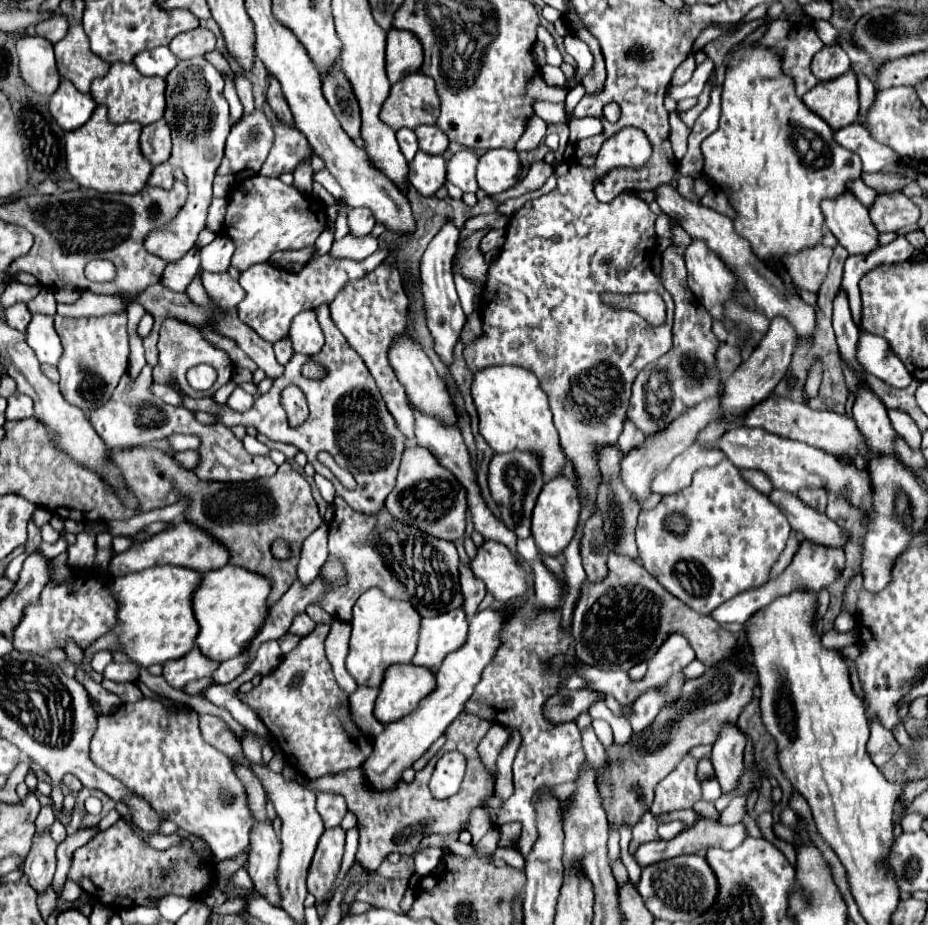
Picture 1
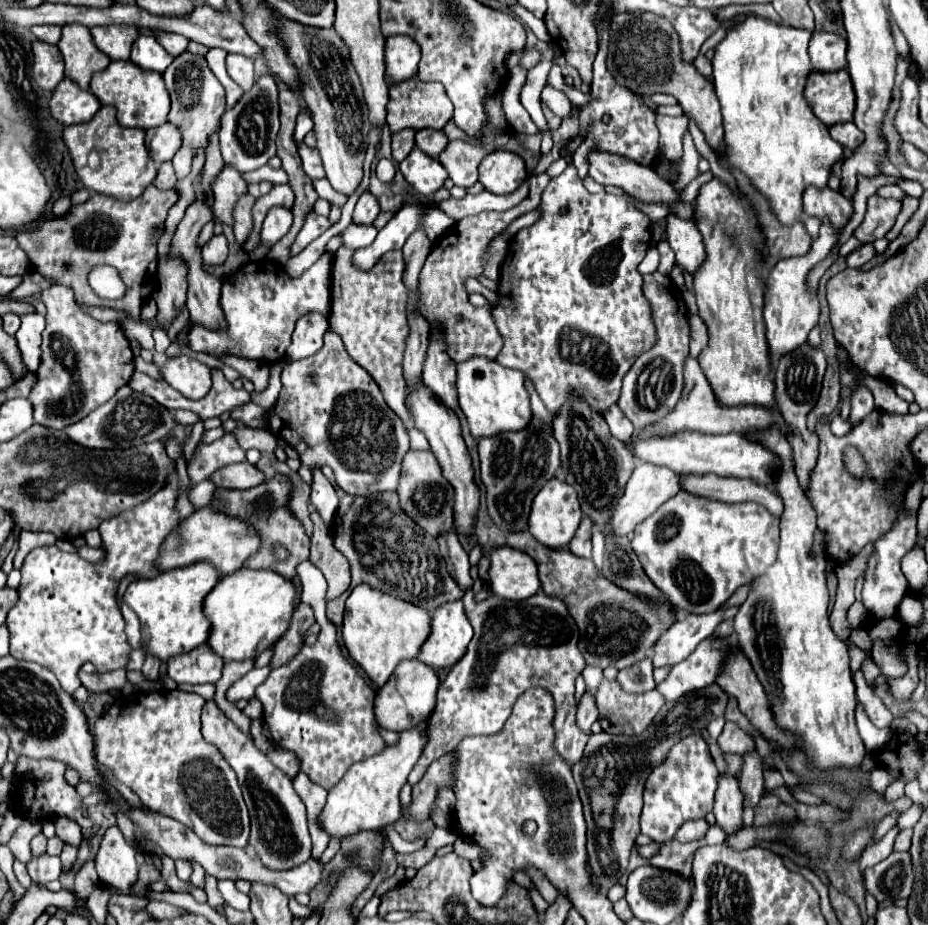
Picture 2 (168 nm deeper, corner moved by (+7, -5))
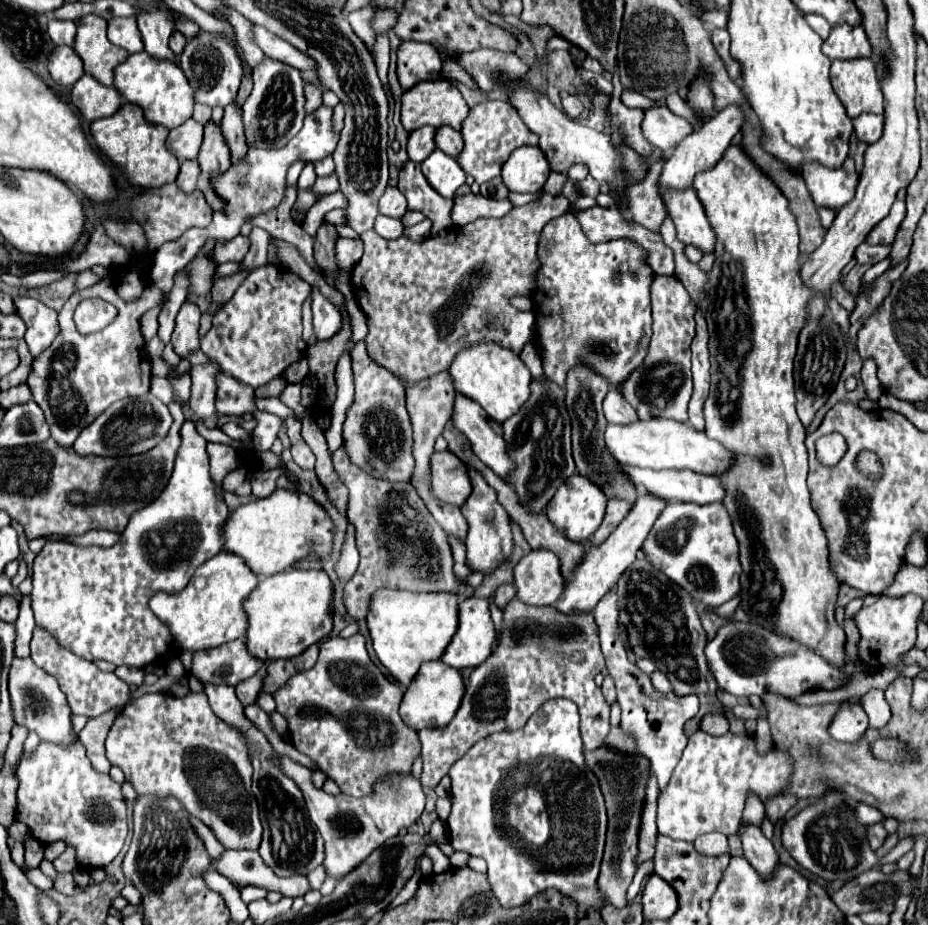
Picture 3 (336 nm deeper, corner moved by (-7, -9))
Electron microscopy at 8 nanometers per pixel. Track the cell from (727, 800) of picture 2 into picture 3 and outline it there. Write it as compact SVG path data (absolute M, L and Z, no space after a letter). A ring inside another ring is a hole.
M742 823L742 851L744 857L750 861L750 865L762 875L768 877L768 873L774 871L774 867L778 865L778 855L772 847L772 843L764 837L762 829L758 825L744 825Z

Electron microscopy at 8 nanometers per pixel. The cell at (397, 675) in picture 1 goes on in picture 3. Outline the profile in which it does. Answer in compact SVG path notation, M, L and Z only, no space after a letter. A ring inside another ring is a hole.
M440 661L424 663L402 697L400 717L414 731L420 731L424 727L444 727L452 721L462 695L464 695L464 681L456 669L452 669Z

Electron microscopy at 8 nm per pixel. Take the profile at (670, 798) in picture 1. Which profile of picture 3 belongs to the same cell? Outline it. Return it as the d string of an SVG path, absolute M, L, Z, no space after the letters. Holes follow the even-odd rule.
M698 729L694 735L690 735L688 745L682 753L680 763L672 773L668 787L664 787L664 791L658 793L658 833L682 841L694 841L698 835L710 831L732 835L738 831L748 791L754 791L764 801L788 787L790 773L792 773L792 759L784 755L784 751L780 749L772 749L766 757L760 757L754 749L752 737L736 737L732 733L714 737Z

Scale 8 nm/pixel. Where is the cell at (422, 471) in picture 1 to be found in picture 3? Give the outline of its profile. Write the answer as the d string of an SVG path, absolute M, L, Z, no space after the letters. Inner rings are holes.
M446 449L432 455L430 467L432 495L436 495L440 503L452 503L454 507L462 507L472 493L472 485L466 475L466 465L452 451Z

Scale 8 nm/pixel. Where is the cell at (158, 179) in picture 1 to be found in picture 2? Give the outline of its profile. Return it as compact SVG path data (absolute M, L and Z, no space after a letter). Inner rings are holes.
M170 161L162 163L160 169L158 169L158 175L156 175L156 179L154 179L154 185L156 185L158 189L172 189L176 181L178 181L178 179L176 179L176 173L174 173L172 163L170 163Z

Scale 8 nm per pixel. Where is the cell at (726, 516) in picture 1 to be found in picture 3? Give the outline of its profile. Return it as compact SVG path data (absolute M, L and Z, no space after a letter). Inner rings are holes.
M668 503L644 541L642 551L646 561L684 587L694 603L714 609L740 593L742 567L738 541L724 503L708 503L704 507L696 507L696 503Z

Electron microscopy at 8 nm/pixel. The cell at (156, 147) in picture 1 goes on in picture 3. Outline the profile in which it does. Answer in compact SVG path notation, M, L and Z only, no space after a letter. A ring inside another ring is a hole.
M188 119L184 125L170 131L170 135L176 135L176 139L170 143L172 153L184 161L184 159L196 159L200 143L202 143L202 125L194 119Z

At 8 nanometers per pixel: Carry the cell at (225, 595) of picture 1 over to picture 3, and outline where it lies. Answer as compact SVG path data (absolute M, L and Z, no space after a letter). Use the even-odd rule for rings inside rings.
M288 569L280 571L272 577L260 579L254 587L252 595L244 601L244 613L248 615L248 629L246 629L246 649L250 655L262 661L272 659L292 659L300 655L312 643L322 641L332 629L332 617L328 615L328 607L332 601L332 581L324 571L302 571L302 569Z

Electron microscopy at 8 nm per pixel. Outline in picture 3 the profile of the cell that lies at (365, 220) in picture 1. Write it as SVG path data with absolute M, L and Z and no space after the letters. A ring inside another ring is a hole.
M388 187L384 191L378 203L378 213L386 217L394 217L394 219L400 219L406 213L406 199L398 191L398 187Z

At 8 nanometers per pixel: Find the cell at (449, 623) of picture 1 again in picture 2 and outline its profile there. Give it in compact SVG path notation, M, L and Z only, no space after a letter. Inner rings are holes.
M462 601L444 603L434 611L432 633L422 645L418 659L434 669L452 667L466 653L472 635Z

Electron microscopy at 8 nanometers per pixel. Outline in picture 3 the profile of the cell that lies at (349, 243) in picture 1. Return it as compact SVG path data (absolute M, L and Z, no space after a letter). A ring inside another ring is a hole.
M378 215L376 217L376 223L374 223L374 231L378 235L382 235L382 239L398 239L402 235L404 227L402 227L402 221L400 219Z

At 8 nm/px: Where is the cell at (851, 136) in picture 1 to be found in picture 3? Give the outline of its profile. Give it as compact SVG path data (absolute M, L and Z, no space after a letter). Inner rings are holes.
M860 115L852 123L856 137L864 143L874 143L882 137L882 125L884 125L882 115Z

